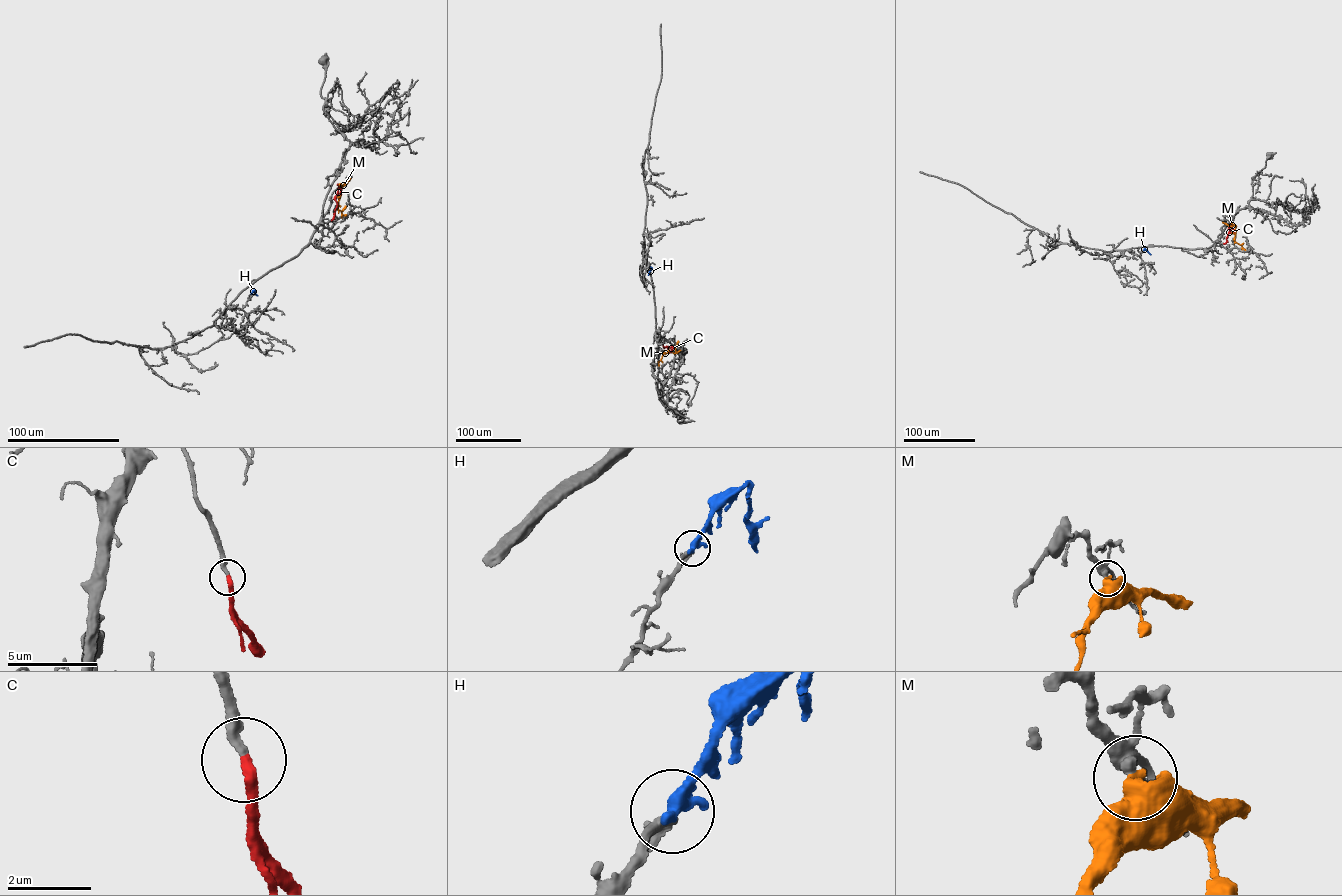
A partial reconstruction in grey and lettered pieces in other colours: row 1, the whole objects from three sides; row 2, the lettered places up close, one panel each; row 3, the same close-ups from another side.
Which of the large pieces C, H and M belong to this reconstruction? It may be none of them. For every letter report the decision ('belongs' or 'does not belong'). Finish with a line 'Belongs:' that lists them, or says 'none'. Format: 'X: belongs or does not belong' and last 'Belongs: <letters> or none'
C: belongs
H: does not belong
M: does not belong
Belongs: C

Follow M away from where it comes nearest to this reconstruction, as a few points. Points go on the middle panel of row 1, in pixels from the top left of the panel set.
M: (663, 352), (676, 352), (678, 341)

